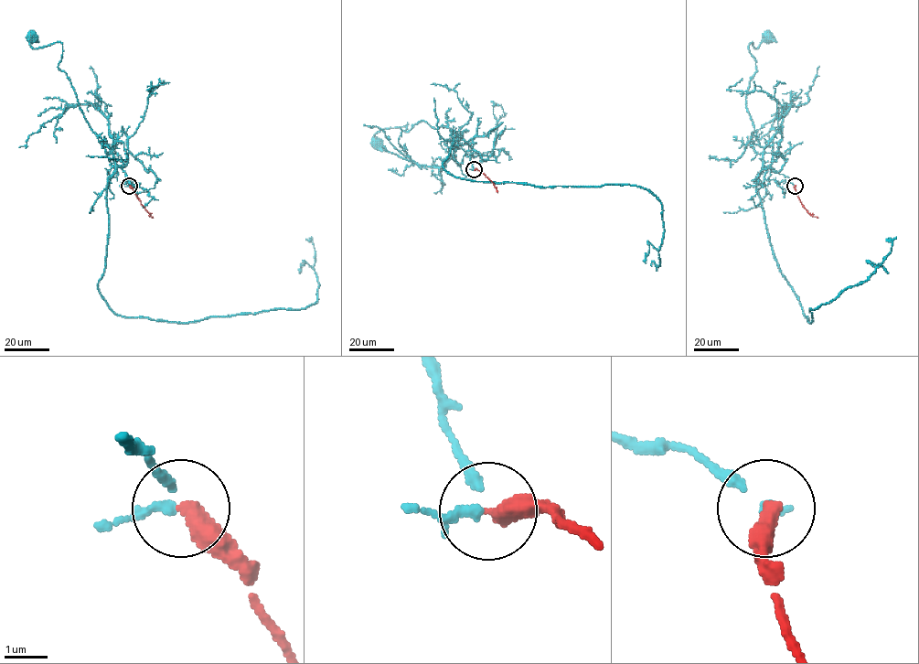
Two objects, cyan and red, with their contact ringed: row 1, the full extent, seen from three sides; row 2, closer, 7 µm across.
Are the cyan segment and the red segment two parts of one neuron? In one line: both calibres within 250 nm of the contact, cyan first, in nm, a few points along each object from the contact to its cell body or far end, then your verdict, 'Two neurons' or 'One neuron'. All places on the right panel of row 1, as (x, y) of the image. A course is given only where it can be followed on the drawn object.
Thickness 160 nm (cyan) against 440 nm. Course of cyan: (795, 186), (764, 178), (764, 155), (752, 140), (745, 97), (757, 69), (748, 45), (755, 48), (769, 38). Course of red: (795, 186), (803, 206), (818, 218). One neuron

